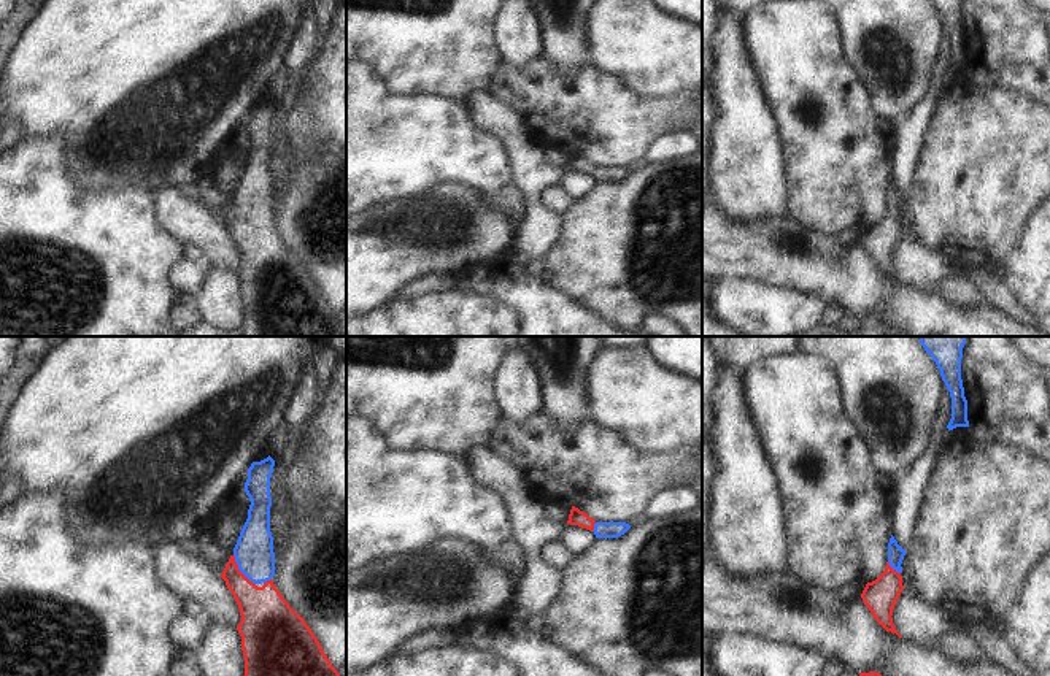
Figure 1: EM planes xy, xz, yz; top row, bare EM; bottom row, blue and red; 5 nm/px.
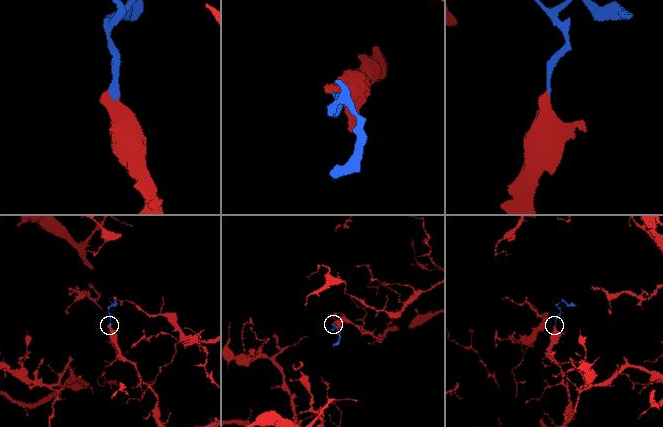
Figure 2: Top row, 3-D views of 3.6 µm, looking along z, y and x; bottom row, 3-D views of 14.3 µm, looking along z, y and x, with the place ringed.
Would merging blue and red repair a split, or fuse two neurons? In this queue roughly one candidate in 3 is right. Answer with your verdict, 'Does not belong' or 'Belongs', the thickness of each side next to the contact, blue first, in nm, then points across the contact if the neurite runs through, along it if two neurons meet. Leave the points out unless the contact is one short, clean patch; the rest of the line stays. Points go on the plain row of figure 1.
Belongs. Thickness 200 nm (blue) against 240 nm. Path across: xy (254, 200), (240, 215), (245, 237), (264, 257).

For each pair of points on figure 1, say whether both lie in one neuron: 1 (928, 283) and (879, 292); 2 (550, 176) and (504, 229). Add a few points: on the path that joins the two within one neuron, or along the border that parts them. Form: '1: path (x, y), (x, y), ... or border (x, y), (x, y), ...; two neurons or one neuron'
1: border (903, 281), (936, 294); two neurons
2: border (518, 226), (515, 240), (504, 261); two neurons

